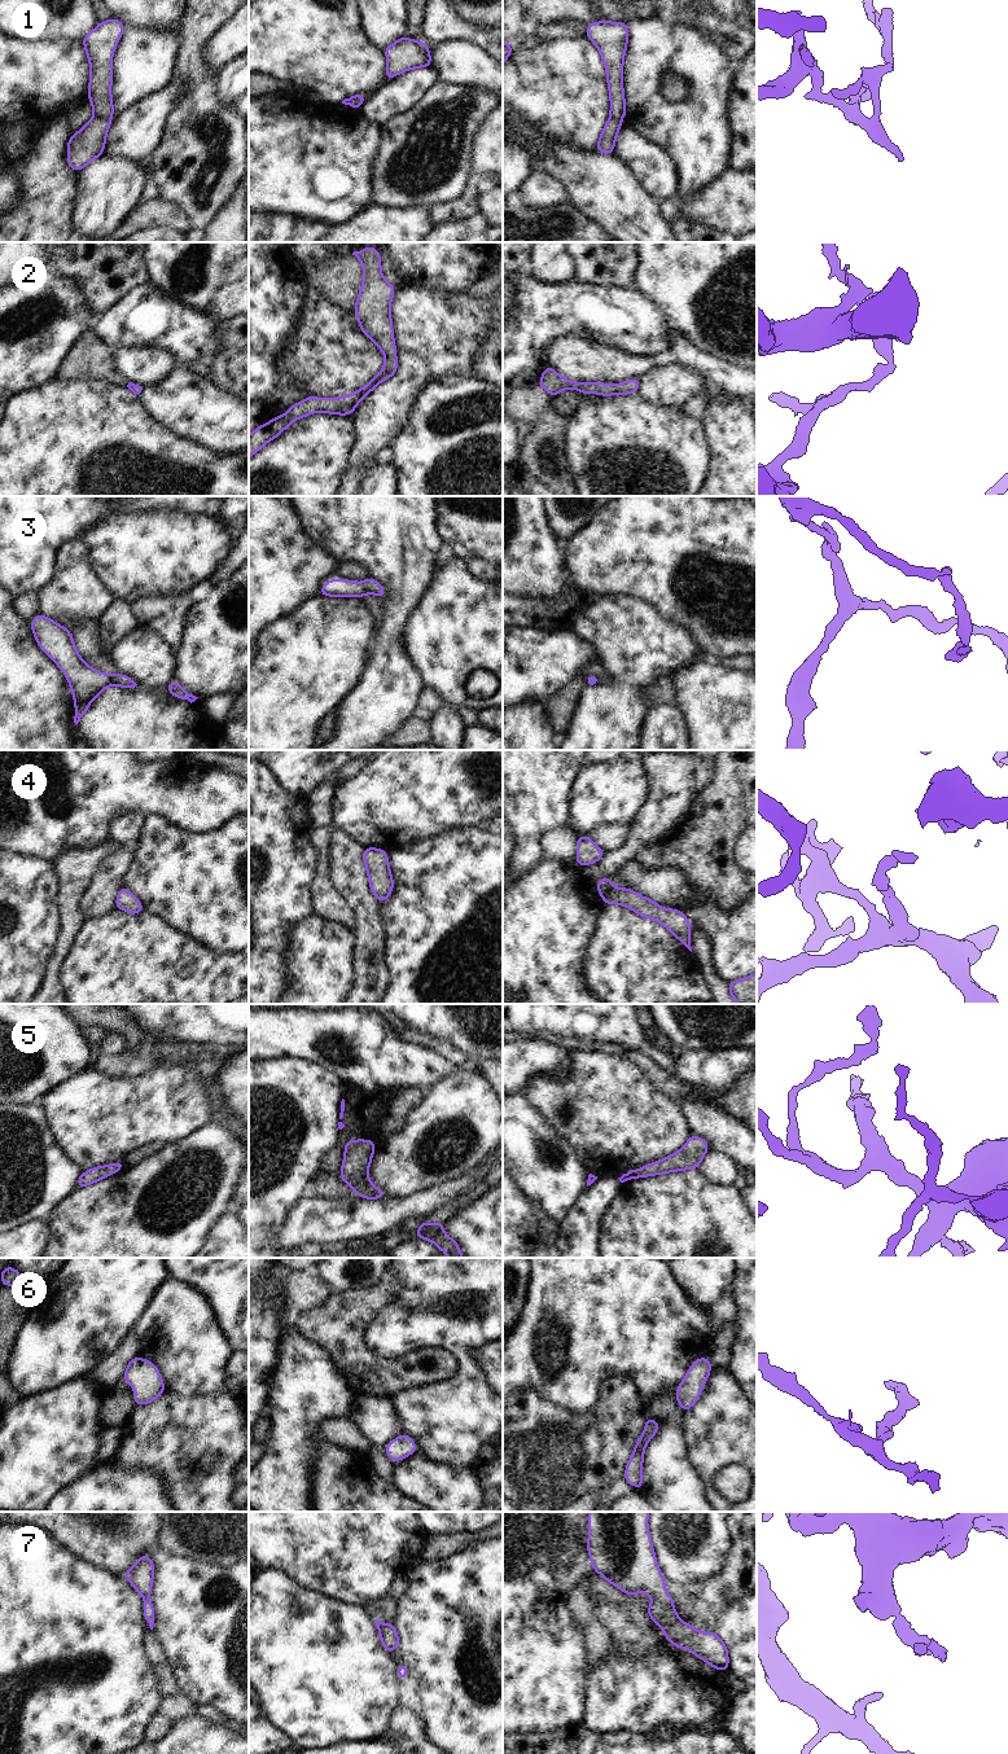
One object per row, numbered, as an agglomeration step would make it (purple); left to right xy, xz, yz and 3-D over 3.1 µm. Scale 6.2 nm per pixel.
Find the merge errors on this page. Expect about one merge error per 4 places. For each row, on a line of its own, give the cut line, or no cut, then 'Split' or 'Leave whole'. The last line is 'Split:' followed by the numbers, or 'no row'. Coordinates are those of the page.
1: Split along xz (364, 99), (354, 99), (347, 104). Split
2: No split. Leave whole
3: No split. Leave whole
4: No split. Leave whole
5: No split. Leave whole
6: No split. Leave whole
7: No split. Leave whole
Split: 1

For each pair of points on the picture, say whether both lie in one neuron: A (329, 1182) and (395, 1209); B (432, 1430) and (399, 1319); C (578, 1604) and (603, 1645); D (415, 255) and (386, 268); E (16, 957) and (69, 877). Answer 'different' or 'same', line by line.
A: different
B: same
C: same
D: different
E: different

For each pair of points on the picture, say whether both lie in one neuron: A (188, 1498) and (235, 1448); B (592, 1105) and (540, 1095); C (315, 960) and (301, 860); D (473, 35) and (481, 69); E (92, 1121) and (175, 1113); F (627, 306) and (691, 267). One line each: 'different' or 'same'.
A: same
B: same
C: different
D: different
E: same
F: different

